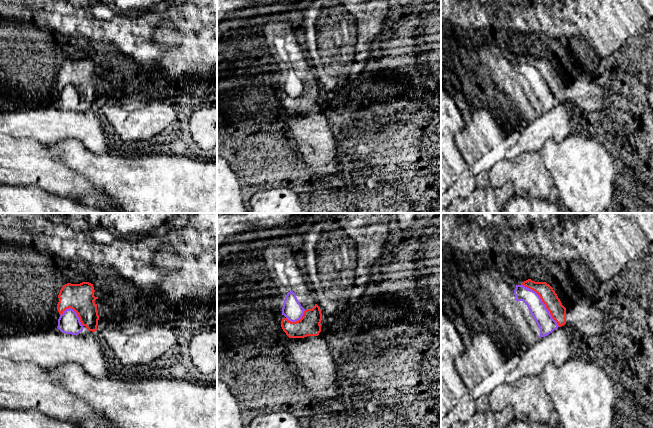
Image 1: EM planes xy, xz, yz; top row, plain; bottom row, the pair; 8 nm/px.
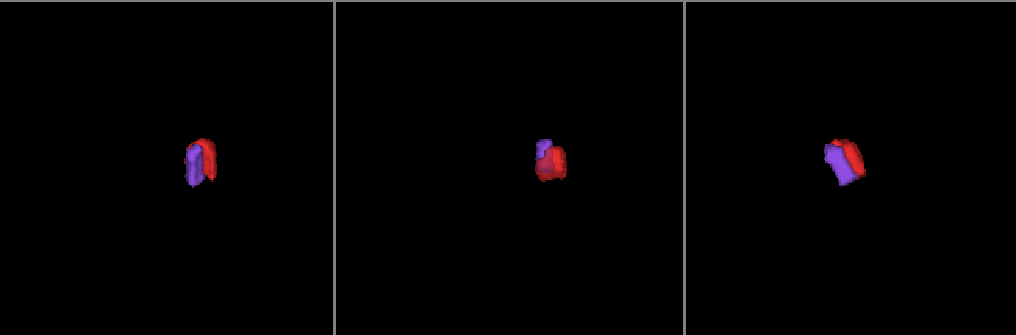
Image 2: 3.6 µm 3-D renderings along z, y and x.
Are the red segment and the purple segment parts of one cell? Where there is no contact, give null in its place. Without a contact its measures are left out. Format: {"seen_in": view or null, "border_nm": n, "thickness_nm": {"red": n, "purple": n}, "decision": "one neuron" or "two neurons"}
{"seen_in": "yz", "border_nm": 460, "thickness_nm": {"red": 130, "purple": 140}, "decision": "one neuron"}

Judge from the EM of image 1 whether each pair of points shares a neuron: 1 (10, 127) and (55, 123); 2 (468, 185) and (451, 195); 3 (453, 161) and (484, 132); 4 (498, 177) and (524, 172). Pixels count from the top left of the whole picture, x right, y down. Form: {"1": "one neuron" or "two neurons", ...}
{"1": "one neuron", "2": "one neuron", "3": "two neurons", "4": "one neuron"}

